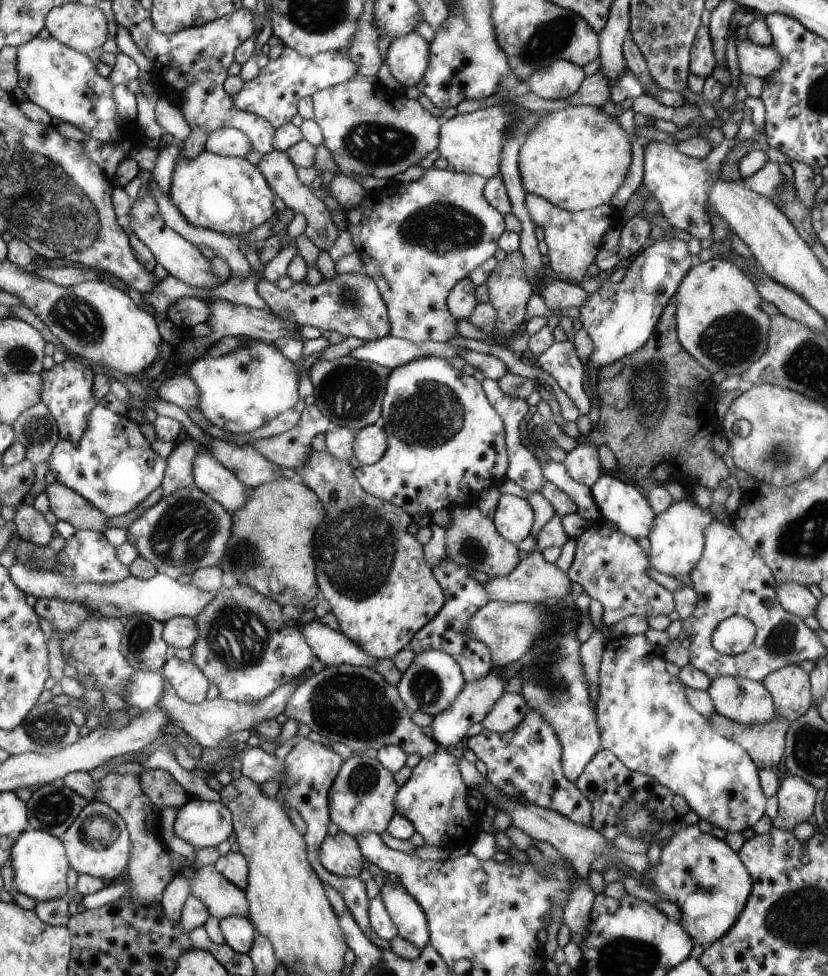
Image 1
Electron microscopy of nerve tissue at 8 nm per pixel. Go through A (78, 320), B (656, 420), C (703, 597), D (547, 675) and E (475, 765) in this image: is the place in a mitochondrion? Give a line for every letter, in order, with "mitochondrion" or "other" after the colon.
A: mitochondrion
B: mitochondrion
C: other
D: mitochondrion
E: other

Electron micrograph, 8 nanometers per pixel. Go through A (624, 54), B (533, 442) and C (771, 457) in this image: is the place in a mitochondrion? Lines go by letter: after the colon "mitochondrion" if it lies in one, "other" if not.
A: other
B: other
C: mitochondrion

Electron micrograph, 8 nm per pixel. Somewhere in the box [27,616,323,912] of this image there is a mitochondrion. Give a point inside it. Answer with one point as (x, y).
(52, 809)

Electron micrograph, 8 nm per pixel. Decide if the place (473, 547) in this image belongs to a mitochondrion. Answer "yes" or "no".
yes

